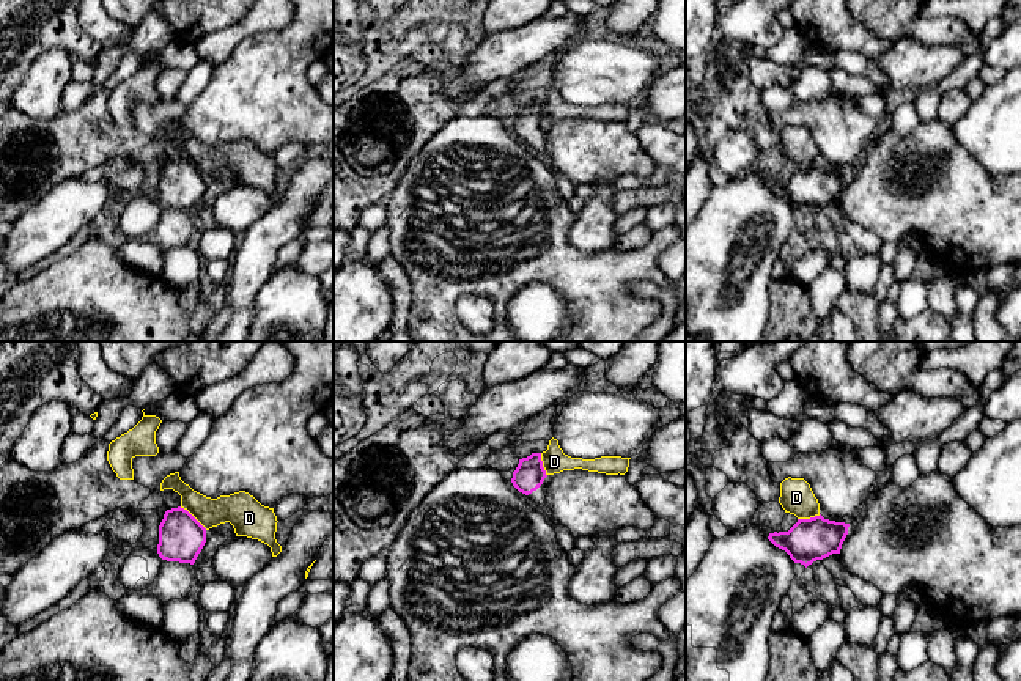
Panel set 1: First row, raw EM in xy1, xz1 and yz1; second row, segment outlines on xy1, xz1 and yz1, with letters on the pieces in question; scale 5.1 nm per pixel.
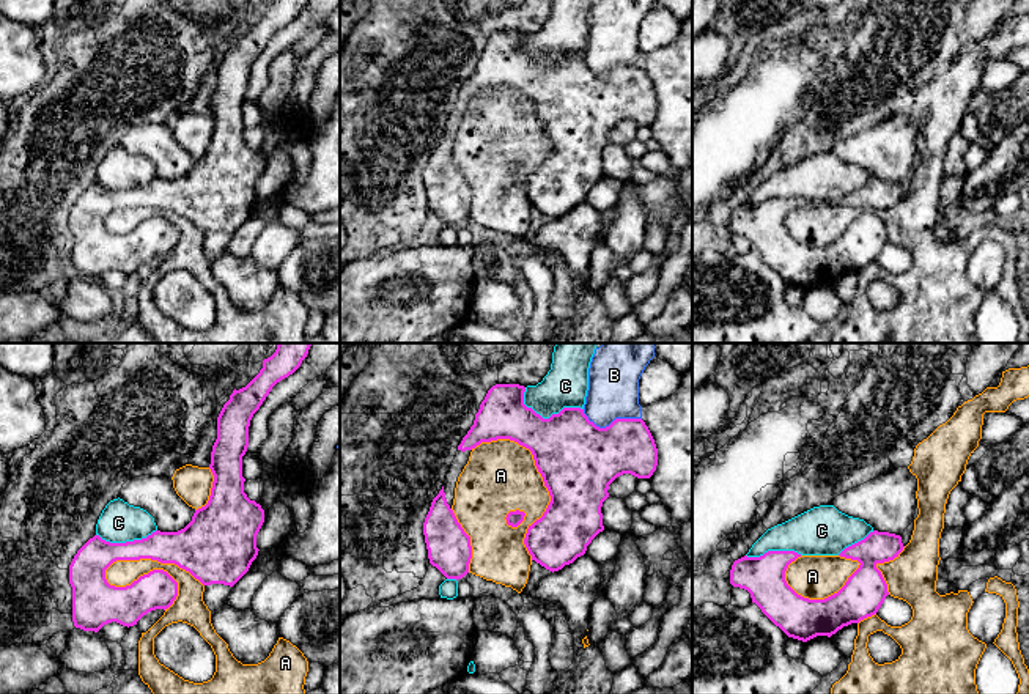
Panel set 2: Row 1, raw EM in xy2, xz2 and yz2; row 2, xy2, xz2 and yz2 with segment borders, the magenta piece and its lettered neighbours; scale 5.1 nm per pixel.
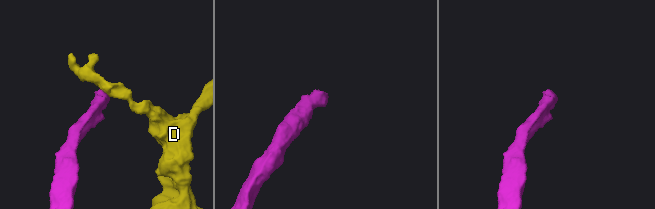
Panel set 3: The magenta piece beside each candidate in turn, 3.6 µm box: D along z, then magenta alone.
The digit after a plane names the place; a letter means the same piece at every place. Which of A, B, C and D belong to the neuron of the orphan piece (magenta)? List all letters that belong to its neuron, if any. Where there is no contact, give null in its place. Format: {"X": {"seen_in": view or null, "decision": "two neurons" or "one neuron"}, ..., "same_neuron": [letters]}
{"A": {"seen_in": "xy2", "decision": "two neurons"}, "B": {"seen_in": "xz2", "decision": "two neurons"}, "C": {"seen_in": "xz2", "decision": "two neurons"}, "D": {"seen_in": "xy1", "decision": "two neurons"}, "same_neuron": []}

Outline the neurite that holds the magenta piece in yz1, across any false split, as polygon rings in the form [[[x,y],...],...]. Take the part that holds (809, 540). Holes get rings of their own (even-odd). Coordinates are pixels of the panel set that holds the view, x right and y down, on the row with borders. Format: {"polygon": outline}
{"polygon": [[[839,442],[839,450],[798,453],[787,462],[768,462],[774,483],[804,478],[820,503],[820,514],[798,519],[788,532],[768,539],[805,568],[840,554],[850,524],[862,513],[868,494],[878,486],[876,473],[857,459],[857,448]]]}

